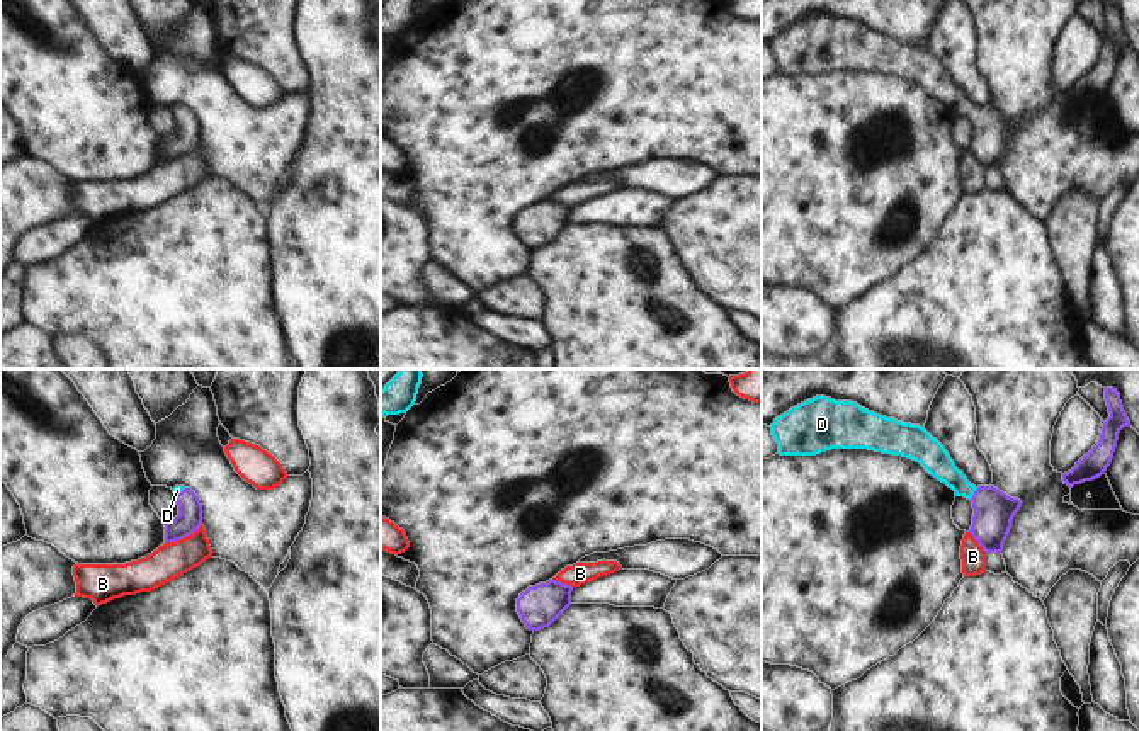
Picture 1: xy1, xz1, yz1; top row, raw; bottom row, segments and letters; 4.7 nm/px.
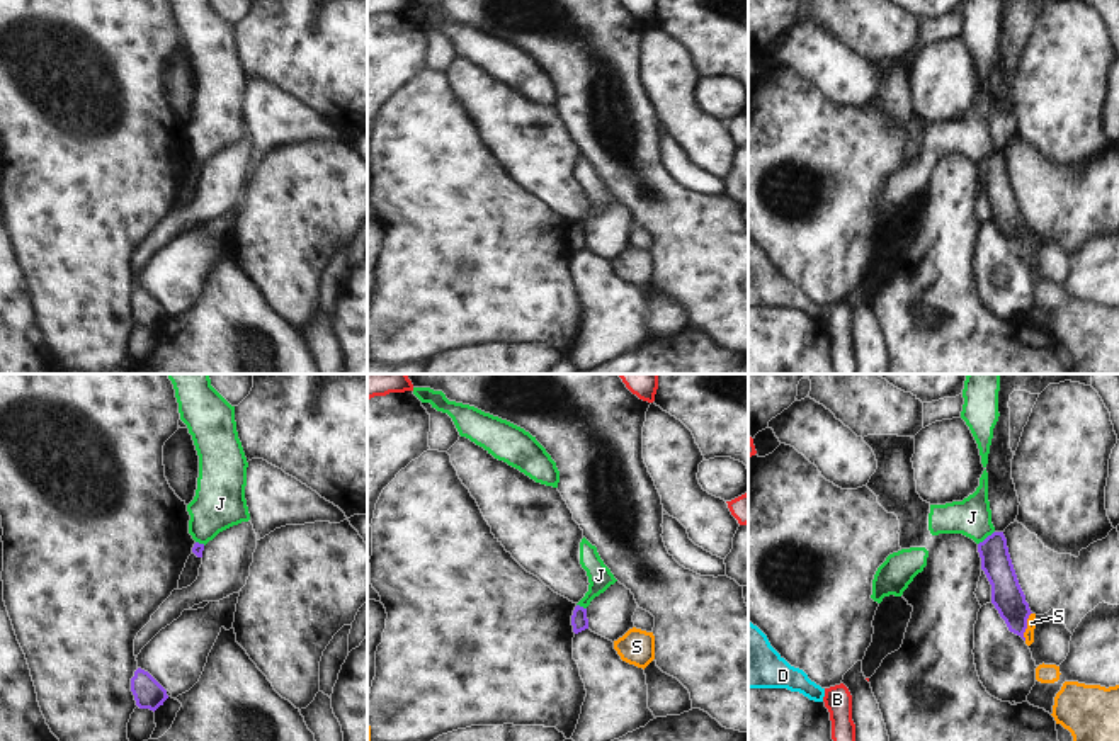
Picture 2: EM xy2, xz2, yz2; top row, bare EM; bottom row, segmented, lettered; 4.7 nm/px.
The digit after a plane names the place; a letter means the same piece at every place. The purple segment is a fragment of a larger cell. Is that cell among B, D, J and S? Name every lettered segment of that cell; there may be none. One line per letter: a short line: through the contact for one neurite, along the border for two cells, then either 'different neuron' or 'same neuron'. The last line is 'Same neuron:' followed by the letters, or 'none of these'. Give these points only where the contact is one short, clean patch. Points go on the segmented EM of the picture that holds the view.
B: different neuron
D: line yz1 (993, 510), (974, 493), (966, 490), (935, 459); same neuron
J: line yz2 (994, 531), (978, 544); different neuron
S: line yz2 (1031, 612), (1024, 639); different neuron
Same neuron: D

